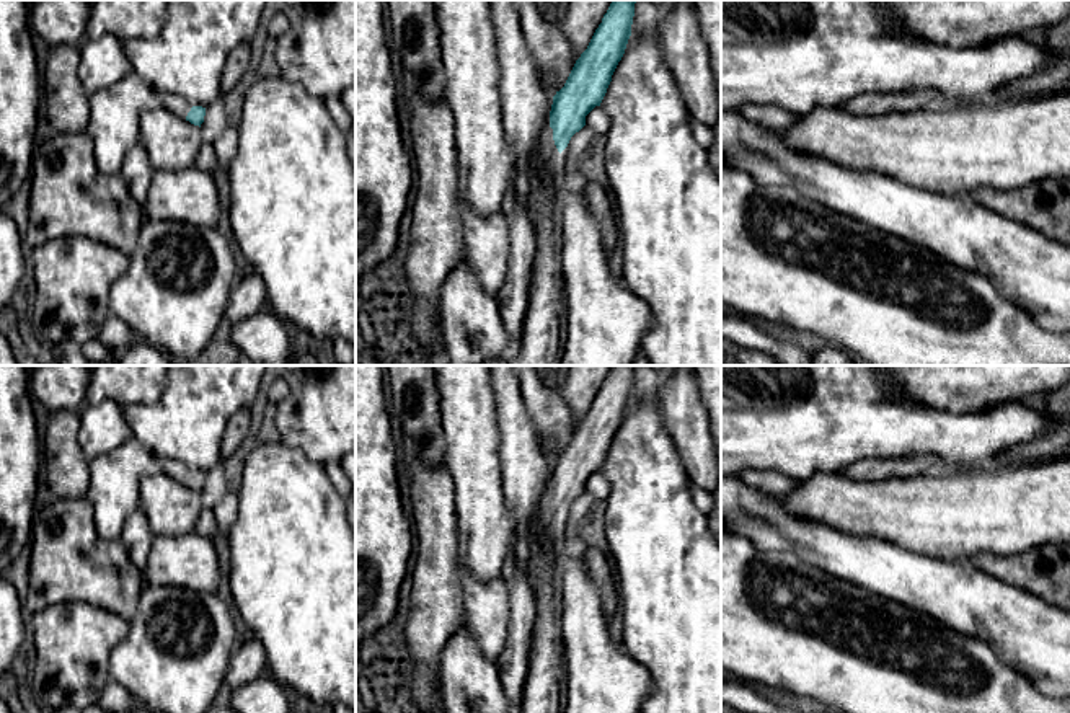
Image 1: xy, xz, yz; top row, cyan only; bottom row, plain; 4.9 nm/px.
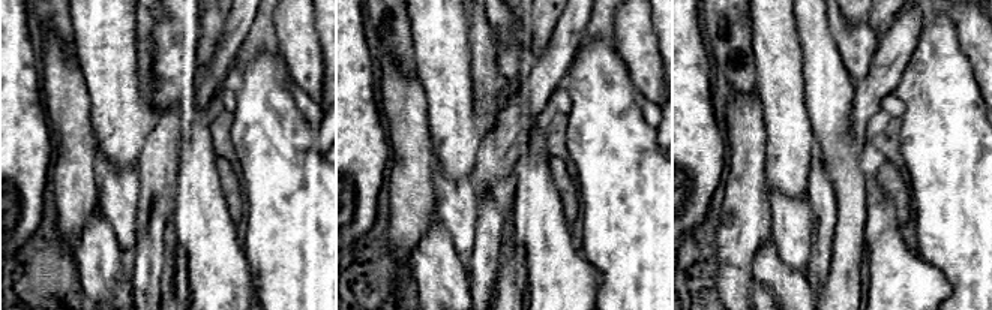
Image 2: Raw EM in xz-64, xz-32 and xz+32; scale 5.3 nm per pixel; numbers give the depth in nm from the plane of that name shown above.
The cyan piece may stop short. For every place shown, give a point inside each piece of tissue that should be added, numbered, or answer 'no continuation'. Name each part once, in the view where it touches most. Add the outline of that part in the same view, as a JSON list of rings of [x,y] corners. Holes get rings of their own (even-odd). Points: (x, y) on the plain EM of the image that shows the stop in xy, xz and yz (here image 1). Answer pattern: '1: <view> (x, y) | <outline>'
1: xz (547, 519) | [[[546,491],[538,503],[538,512],[533,519],[532,527],[535,532],[542,532],[550,538],[556,527],[561,529],[559,520],[561,519],[558,517],[553,506],[553,494]]]

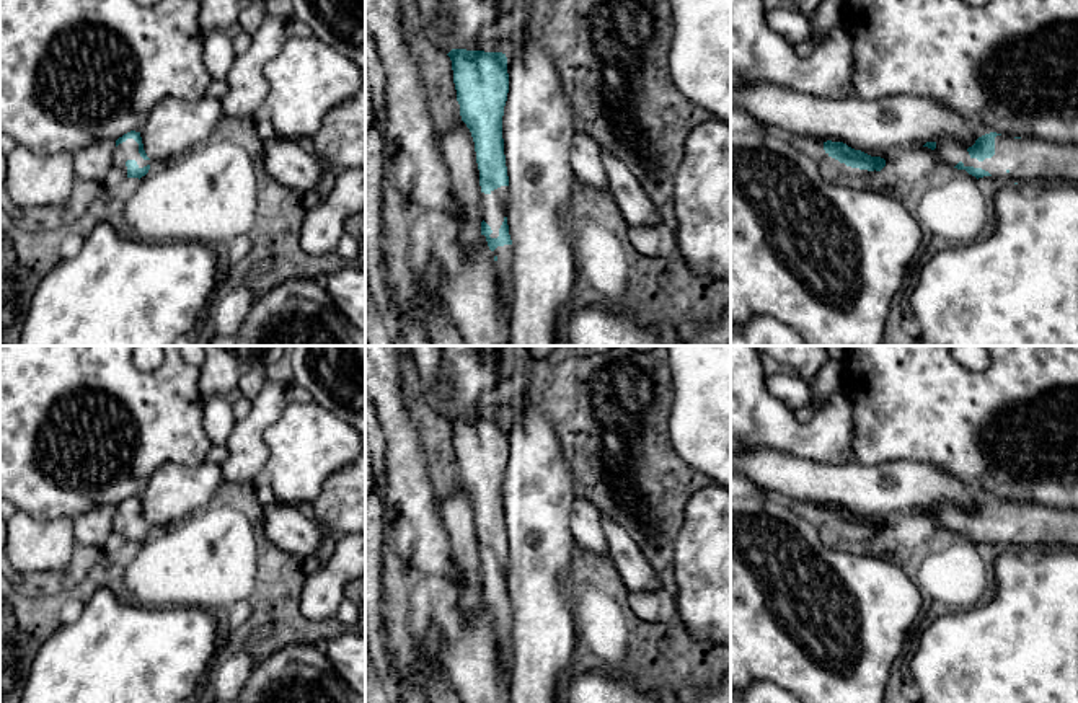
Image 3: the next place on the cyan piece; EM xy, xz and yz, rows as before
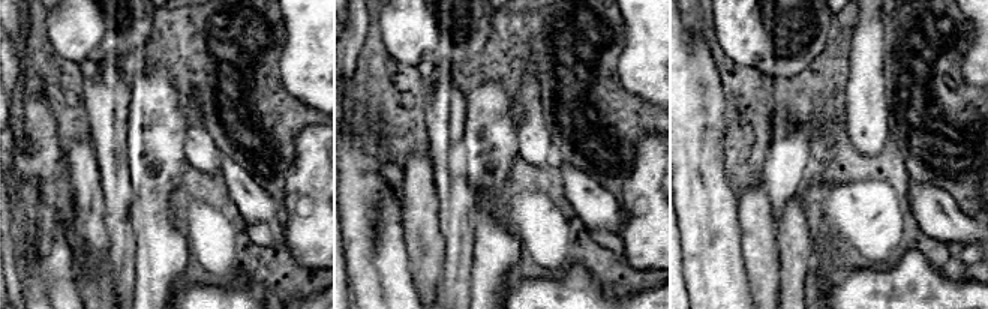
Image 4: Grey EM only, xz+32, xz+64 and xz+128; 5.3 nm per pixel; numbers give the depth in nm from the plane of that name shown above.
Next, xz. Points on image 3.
1: xz (494, 571) | [[[501,551],[489,559],[481,558],[481,576],[483,576],[483,586],[491,592],[493,599],[491,604],[499,602],[499,594],[504,587],[504,582],[507,579],[507,561],[509,553]]]

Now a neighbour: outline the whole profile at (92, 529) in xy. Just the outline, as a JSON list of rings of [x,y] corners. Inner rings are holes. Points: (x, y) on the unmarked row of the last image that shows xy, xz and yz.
[[[101,504],[75,519],[75,542],[82,546],[104,550],[109,535],[114,532],[116,506]]]

